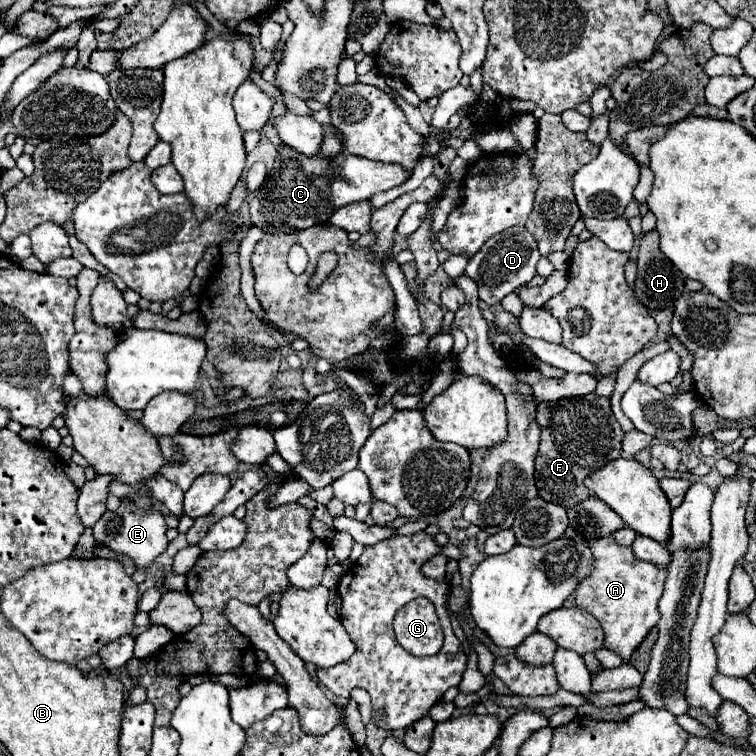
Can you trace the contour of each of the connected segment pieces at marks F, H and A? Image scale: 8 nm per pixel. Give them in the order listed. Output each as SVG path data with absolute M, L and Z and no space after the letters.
M597 394L539 402L537 422L541 428L541 446L535 458L535 484L539 496L569 510L591 496L585 478L621 456L623 430L611 412L609 398Z
M651 230L641 238L637 266L633 292L647 308L669 308L685 292L685 276L659 250L657 230Z
M605 536L593 542L591 550L595 556L595 564L591 576L583 580L583 584L579 584L579 588L575 590L577 608L597 616L605 632L605 648L615 650L619 656L625 658L625 662L629 662L633 650L659 622L657 602L659 596L663 594L667 570L635 560L633 552L625 546L615 544L613 536Z

